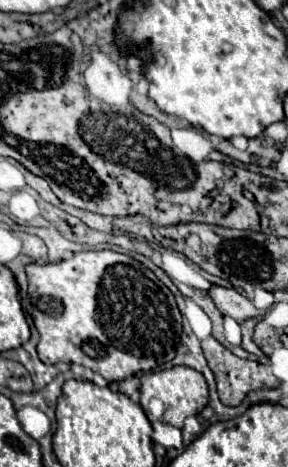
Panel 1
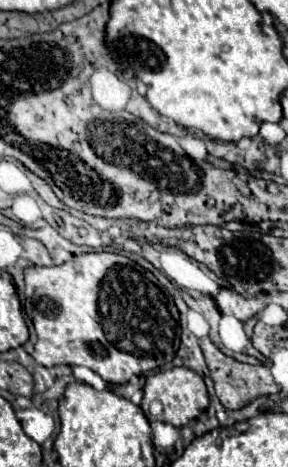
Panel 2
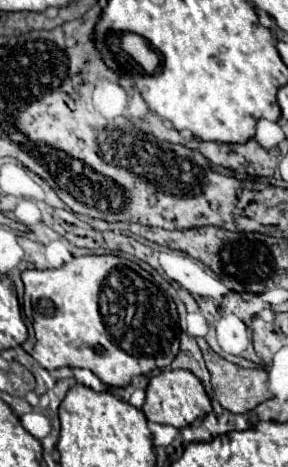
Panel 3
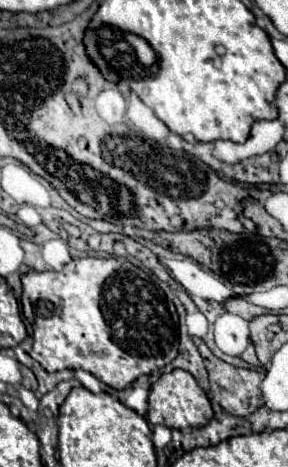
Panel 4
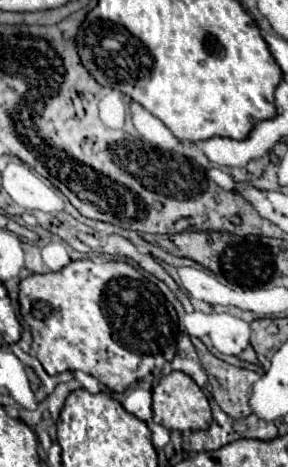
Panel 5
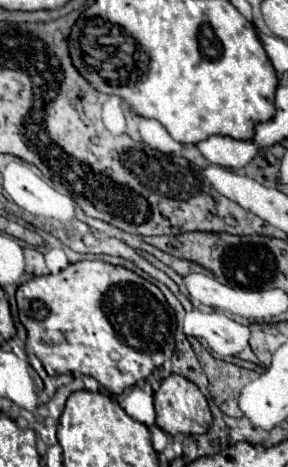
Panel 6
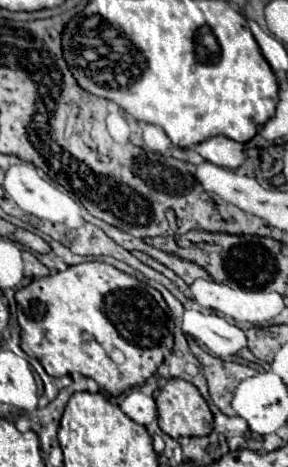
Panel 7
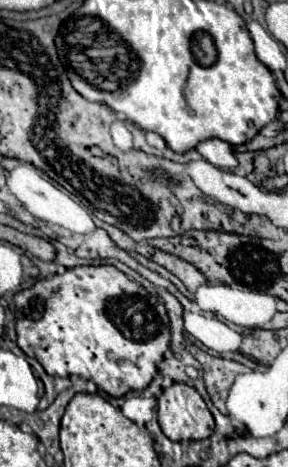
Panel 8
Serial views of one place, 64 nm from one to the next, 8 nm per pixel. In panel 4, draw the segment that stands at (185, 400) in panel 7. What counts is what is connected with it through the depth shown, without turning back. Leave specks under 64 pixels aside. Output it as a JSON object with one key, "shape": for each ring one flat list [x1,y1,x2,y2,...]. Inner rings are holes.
{"shape":[[172,370,168,374,162,374,158,382,150,388,150,406,148,406,148,422,150,424,162,424,168,428,192,428,192,426,204,426,212,420,214,412,210,406,208,396,204,390,196,384,194,376,184,370]]}

